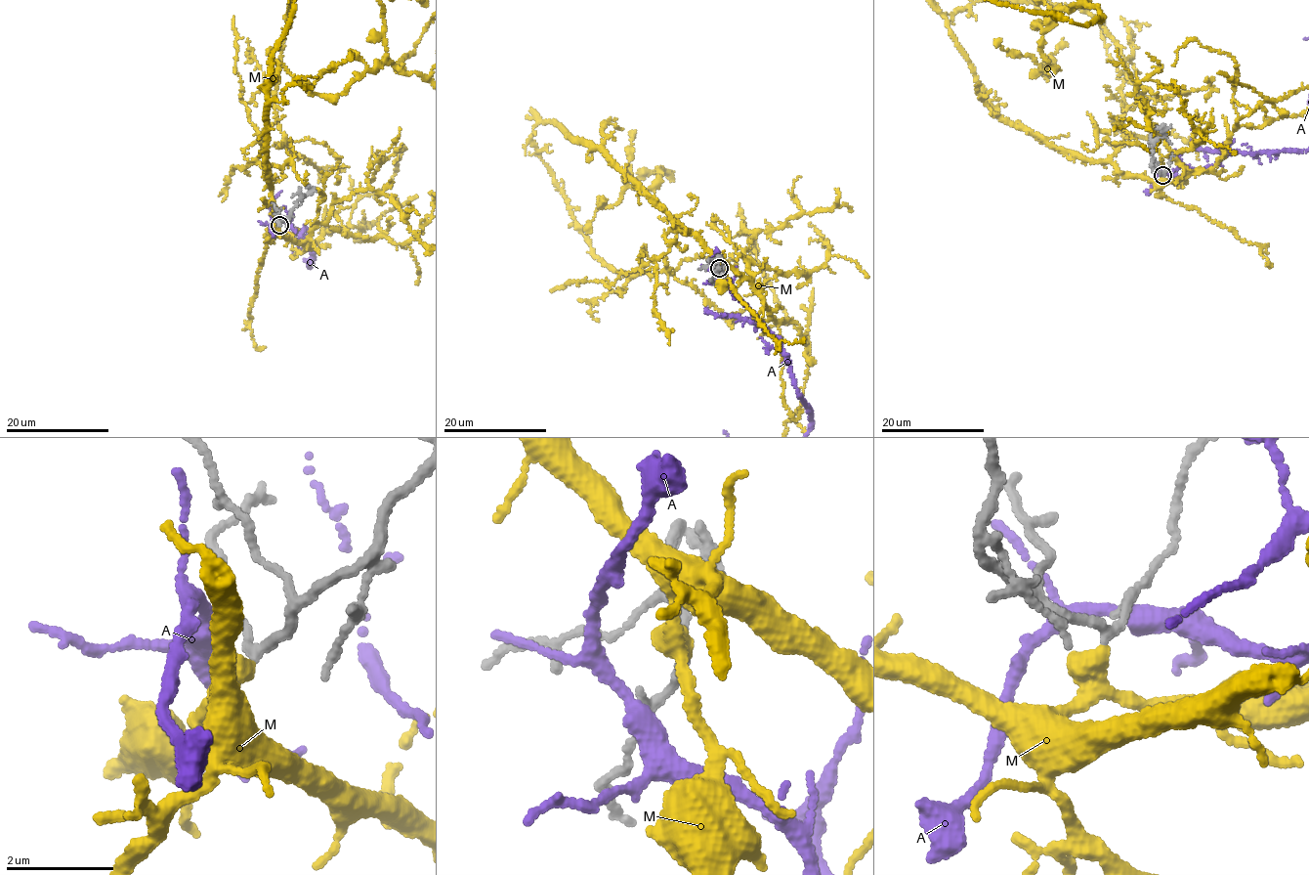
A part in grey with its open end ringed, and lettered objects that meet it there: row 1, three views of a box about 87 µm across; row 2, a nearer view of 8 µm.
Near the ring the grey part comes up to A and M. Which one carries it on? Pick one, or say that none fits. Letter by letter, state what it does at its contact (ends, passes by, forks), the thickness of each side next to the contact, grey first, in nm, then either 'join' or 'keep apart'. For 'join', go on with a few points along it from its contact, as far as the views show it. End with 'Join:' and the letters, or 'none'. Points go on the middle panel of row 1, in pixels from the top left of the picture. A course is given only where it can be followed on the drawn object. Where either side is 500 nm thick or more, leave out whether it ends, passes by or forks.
A: it passes by; 130 nm thick on the grey side, 340 nm on the other; keep apart
M: it passes by; 150 nm thick on the grey side, 240 nm on the other; join
Join: M

